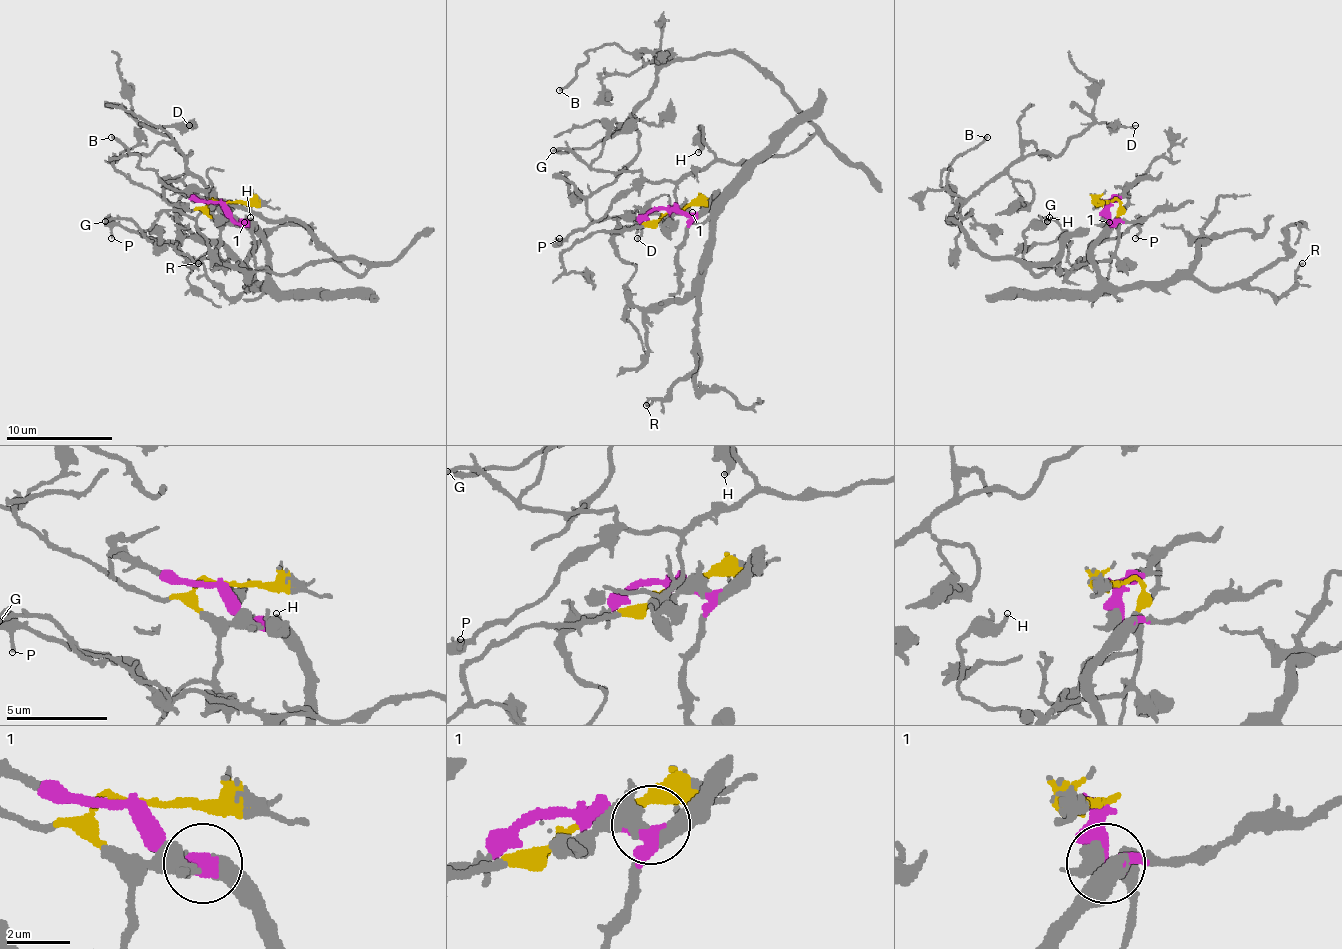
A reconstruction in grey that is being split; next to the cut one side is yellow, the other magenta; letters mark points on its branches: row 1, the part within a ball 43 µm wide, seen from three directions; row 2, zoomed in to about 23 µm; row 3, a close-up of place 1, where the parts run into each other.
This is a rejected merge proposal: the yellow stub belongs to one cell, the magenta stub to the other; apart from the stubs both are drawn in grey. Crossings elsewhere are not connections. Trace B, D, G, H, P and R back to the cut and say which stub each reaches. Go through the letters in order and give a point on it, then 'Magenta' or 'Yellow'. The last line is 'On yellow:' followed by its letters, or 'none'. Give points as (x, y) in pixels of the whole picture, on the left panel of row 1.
B: Place: (111, 137). Yellow
D: Place: (189, 125). Yellow
G: Place: (105, 221). Yellow
H: Place: (250, 217). Yellow
P: Place: (111, 238). Yellow
R: Place: (198, 263). Magenta
On yellow: B, D, G, H, P

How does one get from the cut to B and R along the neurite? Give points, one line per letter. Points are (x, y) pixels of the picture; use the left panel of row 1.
B: (224, 203), (208, 214), (232, 265), (368, 268), (336, 260), (299, 222), (173, 190), (112, 137)
R: (221, 203), (261, 238), (267, 252), (261, 286), (253, 278), (245, 292), (229, 297), (197, 262)

